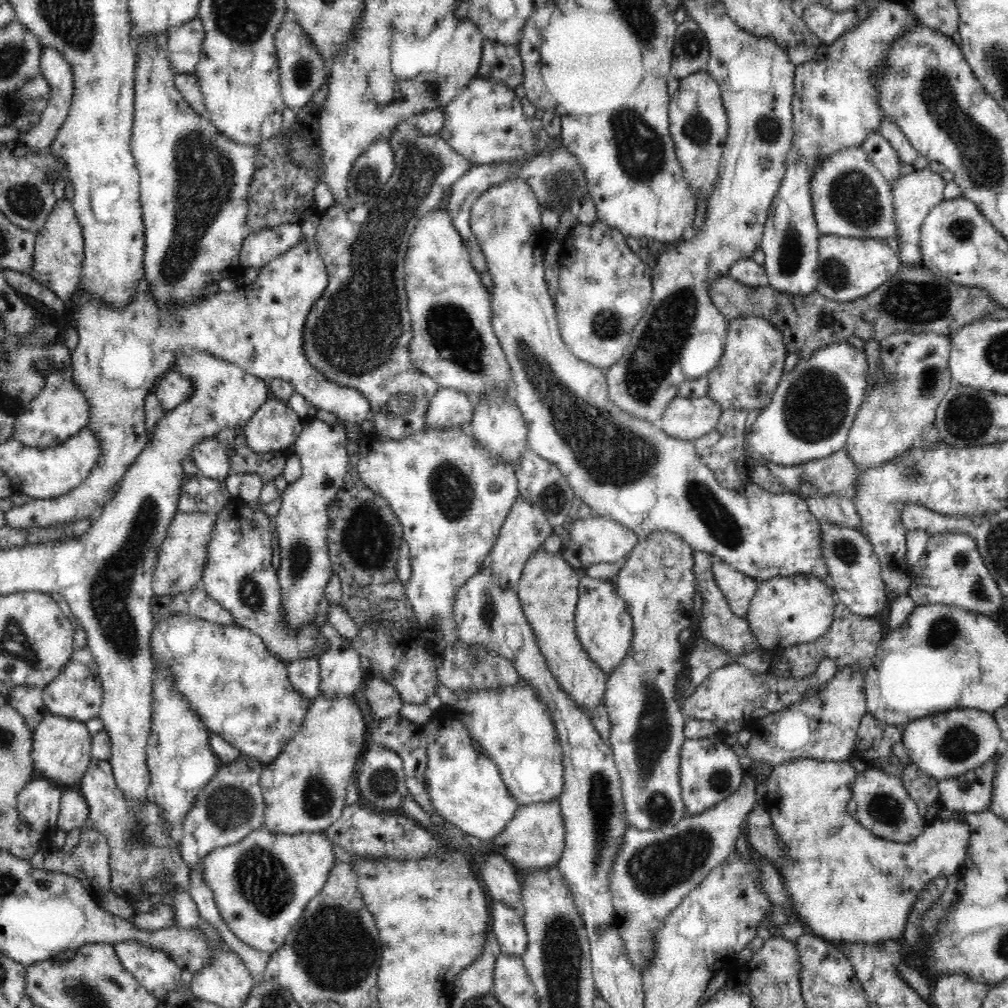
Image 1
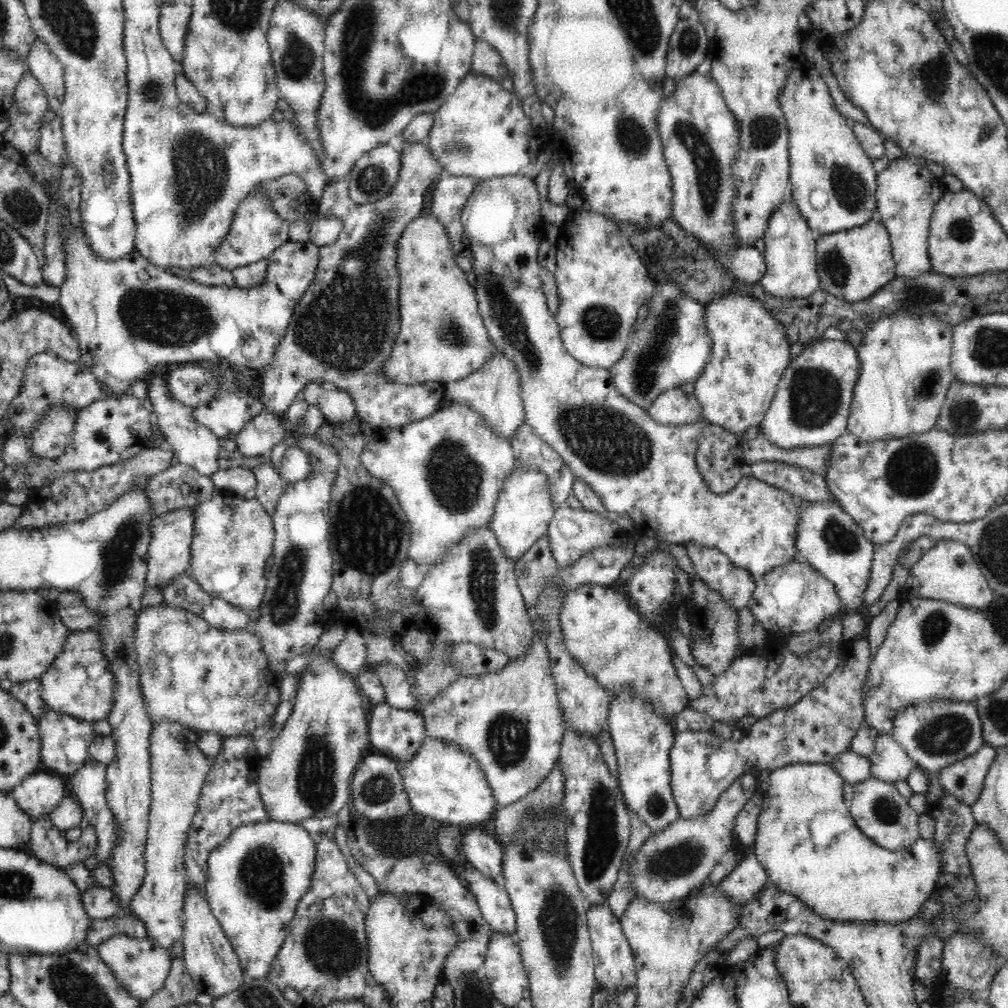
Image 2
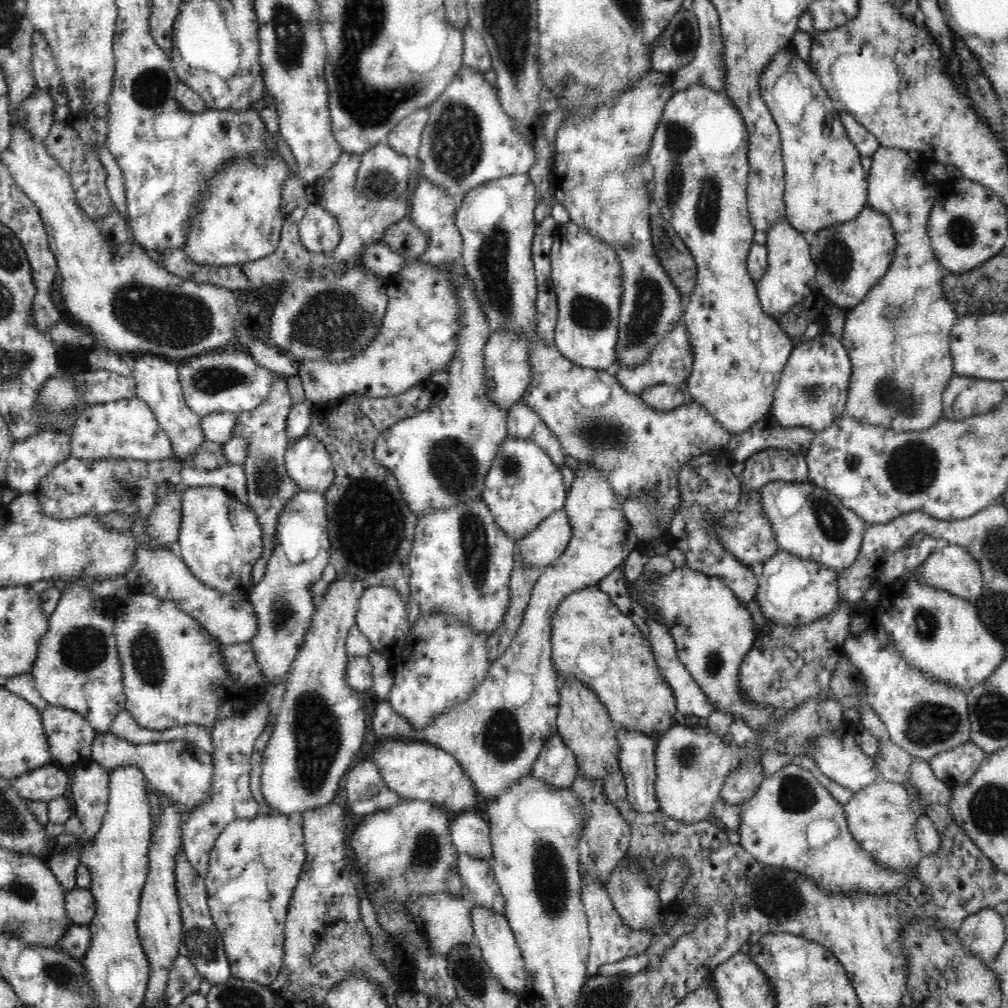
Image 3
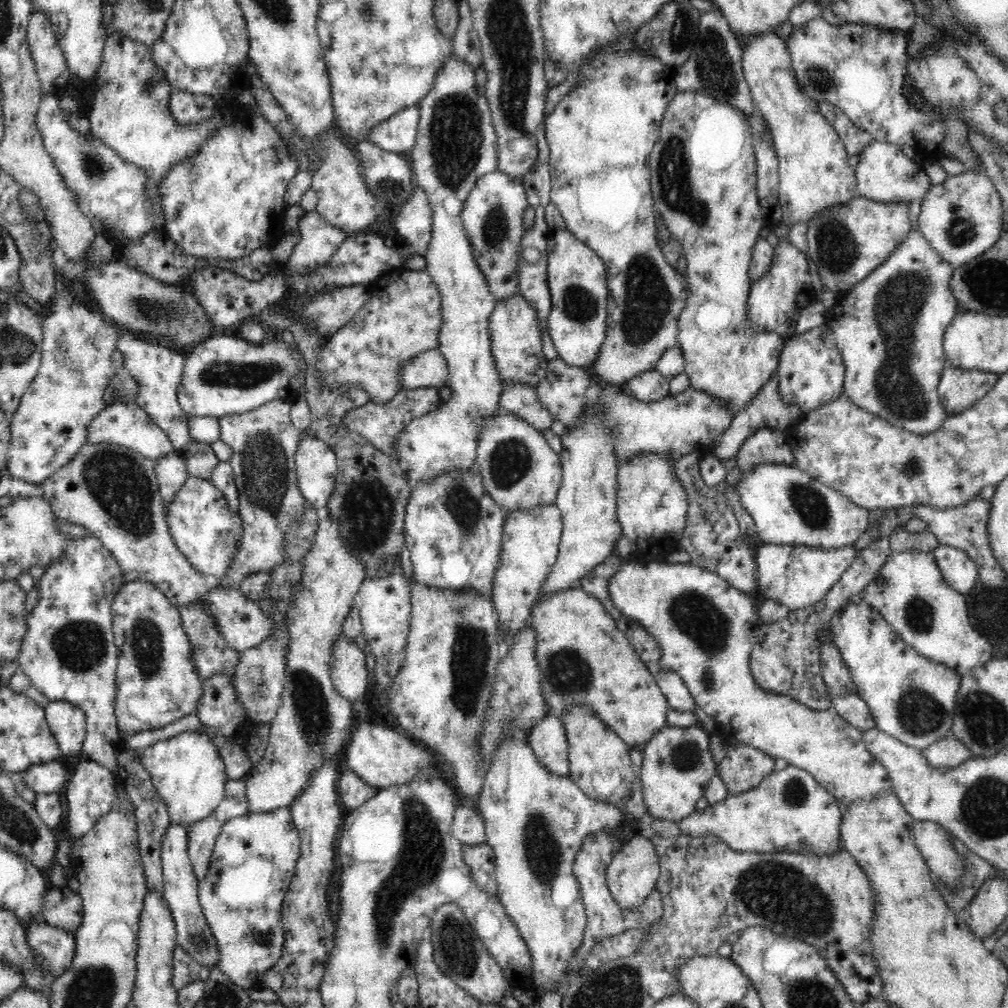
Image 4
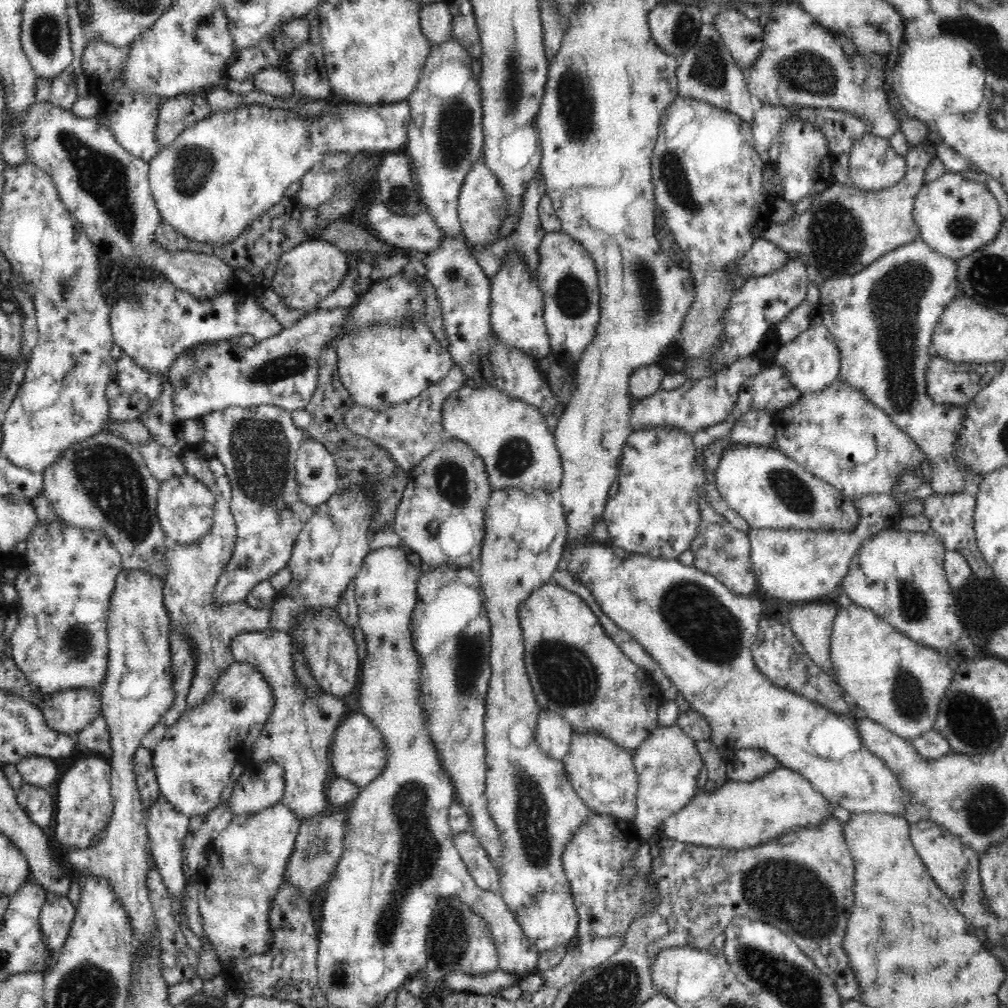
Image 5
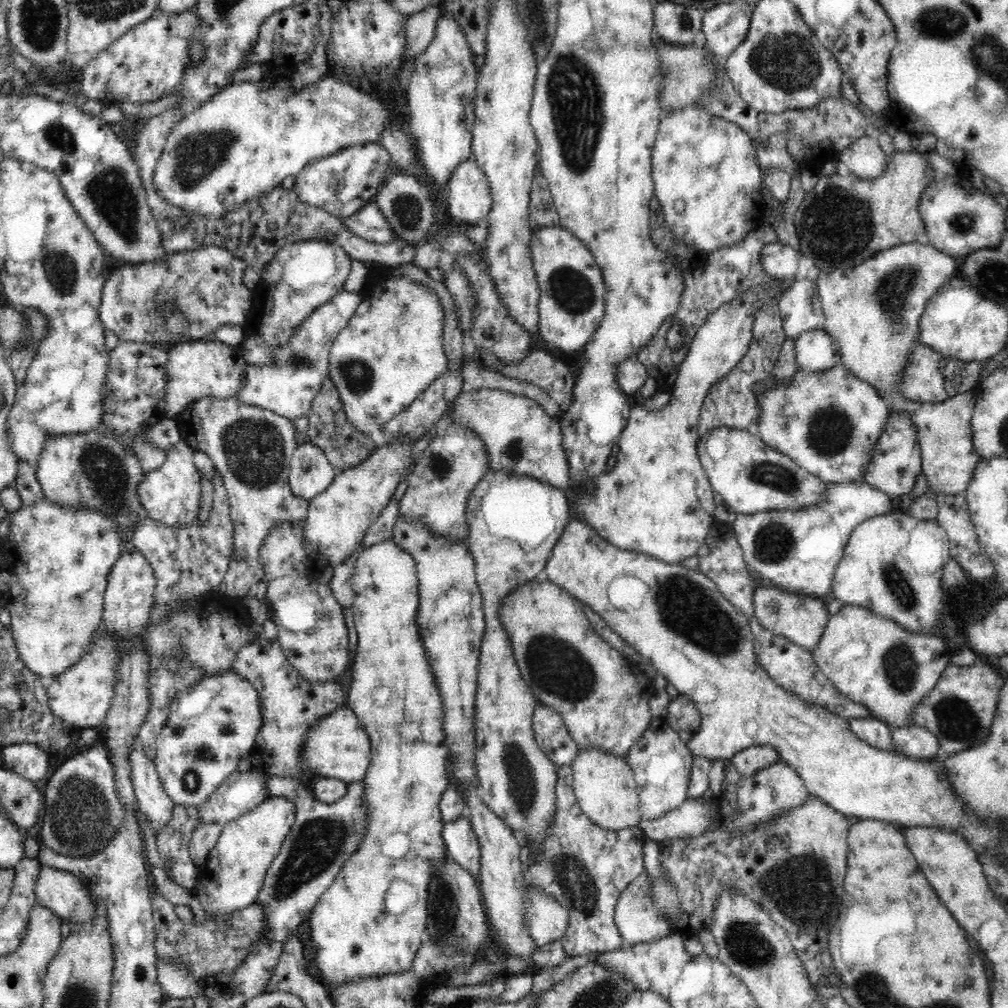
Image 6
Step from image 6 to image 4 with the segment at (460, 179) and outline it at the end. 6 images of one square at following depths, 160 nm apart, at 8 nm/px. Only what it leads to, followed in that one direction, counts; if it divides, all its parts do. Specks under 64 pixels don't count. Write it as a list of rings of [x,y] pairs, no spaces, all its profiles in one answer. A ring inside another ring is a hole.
[[[498,170],[481,176],[472,187],[461,212],[462,224],[482,270],[490,294],[497,302],[510,300],[519,292],[518,245],[524,236],[522,217],[528,206],[523,179],[506,176]]]

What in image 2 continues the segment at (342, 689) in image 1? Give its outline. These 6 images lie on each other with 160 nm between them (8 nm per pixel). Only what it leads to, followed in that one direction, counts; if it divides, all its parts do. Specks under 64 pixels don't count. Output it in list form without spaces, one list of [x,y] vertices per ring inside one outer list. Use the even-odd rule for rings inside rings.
[[[345,628],[345,638],[333,650],[332,661],[352,678],[366,668],[366,637],[362,630]]]

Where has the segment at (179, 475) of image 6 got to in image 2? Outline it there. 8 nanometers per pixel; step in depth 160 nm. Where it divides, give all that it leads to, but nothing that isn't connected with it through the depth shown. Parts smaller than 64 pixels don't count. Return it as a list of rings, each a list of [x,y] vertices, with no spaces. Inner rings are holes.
[[[217,490],[209,499],[197,504],[193,512],[195,532],[191,542],[189,574],[207,593],[242,608],[242,611],[250,615],[250,619],[256,621],[266,590],[267,576],[264,574],[264,566],[273,553],[275,537],[273,516],[264,510],[258,499],[246,500],[223,490]]]

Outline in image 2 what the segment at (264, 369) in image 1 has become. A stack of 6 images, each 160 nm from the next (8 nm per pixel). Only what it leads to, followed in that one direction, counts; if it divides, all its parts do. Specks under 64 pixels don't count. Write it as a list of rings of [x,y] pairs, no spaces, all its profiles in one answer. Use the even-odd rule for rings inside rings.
[[[70,212],[69,222],[72,222],[71,229],[63,234],[66,238],[66,280],[60,286],[59,305],[68,324],[76,331],[78,347],[82,353],[80,363],[88,367],[99,382],[106,384],[110,396],[114,397],[131,394],[131,385],[137,380],[152,378],[158,364],[225,364],[240,371],[243,368],[267,367],[292,320],[294,307],[306,289],[310,288],[310,284],[314,284],[318,272],[320,247],[309,241],[289,241],[269,257],[267,276],[262,285],[246,289],[199,284],[193,279],[184,280],[157,268],[136,249],[130,257],[116,261],[103,260],[92,251],[76,213]],[[252,337],[260,348],[254,363],[244,356],[244,344]],[[311,383],[303,391],[310,405],[316,405],[326,420],[339,423],[357,415],[354,399],[346,392],[325,384]]]

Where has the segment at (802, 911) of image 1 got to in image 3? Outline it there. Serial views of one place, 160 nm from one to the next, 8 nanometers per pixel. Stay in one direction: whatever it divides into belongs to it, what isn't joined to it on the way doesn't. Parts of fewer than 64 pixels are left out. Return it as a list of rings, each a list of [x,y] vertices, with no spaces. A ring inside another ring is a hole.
[[[789,765],[778,770],[772,777],[765,778],[755,796],[739,805],[740,844],[747,852],[765,866],[786,867],[810,877],[822,891],[828,893],[870,893],[883,895],[893,893],[896,888],[906,886],[908,878],[916,872],[906,874],[891,872],[878,865],[853,839],[847,825],[843,805],[818,782],[812,772],[800,766]],[[816,820],[830,820],[836,824],[838,834],[824,842],[820,832],[812,840],[808,832]]]

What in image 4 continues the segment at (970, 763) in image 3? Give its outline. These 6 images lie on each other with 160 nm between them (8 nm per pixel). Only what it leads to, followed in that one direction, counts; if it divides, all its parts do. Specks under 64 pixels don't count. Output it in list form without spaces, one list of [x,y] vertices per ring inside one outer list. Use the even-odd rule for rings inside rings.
[[[948,736],[930,744],[923,750],[923,756],[928,760],[928,765],[937,769],[958,767],[962,762],[975,756],[968,751],[966,744],[953,736]]]

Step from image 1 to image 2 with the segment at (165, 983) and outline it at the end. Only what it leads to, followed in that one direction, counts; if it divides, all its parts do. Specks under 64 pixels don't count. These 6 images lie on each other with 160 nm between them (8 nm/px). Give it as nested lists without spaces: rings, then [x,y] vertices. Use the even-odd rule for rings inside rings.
[[[118,933],[102,941],[97,946],[97,951],[102,962],[113,972],[121,987],[125,988],[130,996],[142,1002],[150,999],[165,985],[171,969],[170,951],[158,946],[157,942],[150,940],[147,936],[135,939],[126,933]]]

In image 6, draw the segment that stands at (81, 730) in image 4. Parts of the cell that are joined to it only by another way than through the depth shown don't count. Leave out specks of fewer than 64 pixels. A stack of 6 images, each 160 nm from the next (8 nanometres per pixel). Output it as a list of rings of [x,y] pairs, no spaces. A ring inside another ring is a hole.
[[[100,625],[97,628],[97,635],[89,642],[89,649],[78,659],[78,662],[47,682],[50,709],[66,724],[90,729],[105,722],[114,698],[116,666],[120,658],[120,652],[116,652],[115,642],[106,634],[105,626]]]

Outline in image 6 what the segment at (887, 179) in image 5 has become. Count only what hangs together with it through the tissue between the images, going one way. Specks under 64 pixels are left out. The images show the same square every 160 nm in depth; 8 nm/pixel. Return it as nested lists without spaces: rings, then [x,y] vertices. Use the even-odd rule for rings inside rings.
[[[862,136],[838,155],[850,172],[862,179],[878,178],[888,164],[888,157],[874,136]]]

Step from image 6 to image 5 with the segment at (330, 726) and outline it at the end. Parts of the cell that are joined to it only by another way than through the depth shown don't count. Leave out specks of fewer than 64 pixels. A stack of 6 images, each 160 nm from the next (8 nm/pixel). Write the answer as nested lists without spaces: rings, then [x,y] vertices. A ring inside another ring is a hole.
[[[351,712],[334,732],[334,740],[331,744],[331,764],[330,772],[333,777],[346,778],[362,791],[372,783],[372,780],[376,780],[375,778],[388,764],[386,741],[366,716]]]

